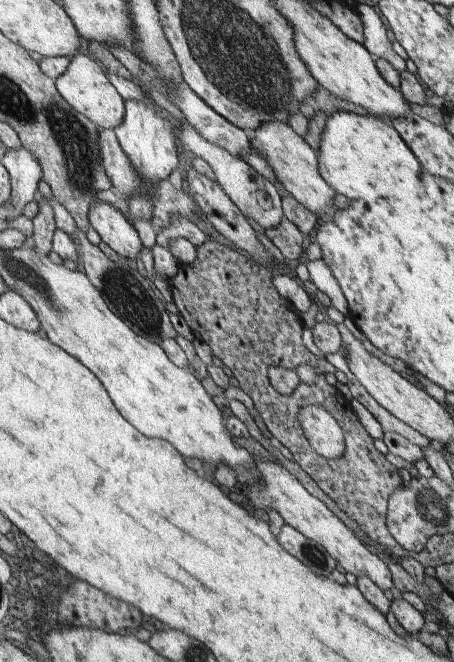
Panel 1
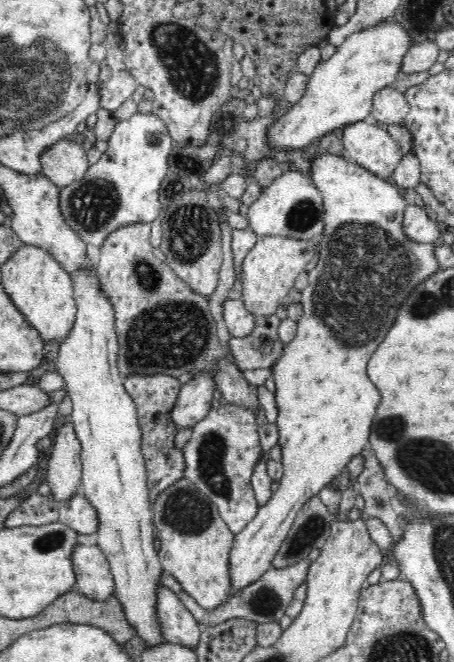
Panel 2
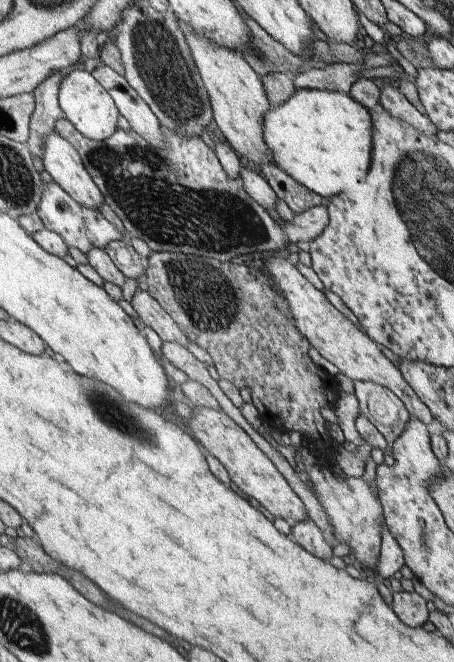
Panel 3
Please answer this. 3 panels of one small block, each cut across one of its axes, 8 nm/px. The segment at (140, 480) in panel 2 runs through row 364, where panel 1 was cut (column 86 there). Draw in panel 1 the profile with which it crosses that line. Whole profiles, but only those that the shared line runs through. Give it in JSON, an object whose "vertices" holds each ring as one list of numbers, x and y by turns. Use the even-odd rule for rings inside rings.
{"vertices":[[78,53,69,64,64,75,56,79,58,92,62,98,73,106,79,113,85,114,98,128,113,128,120,126,125,118,124,100,114,88,102,68,89,56]]}

